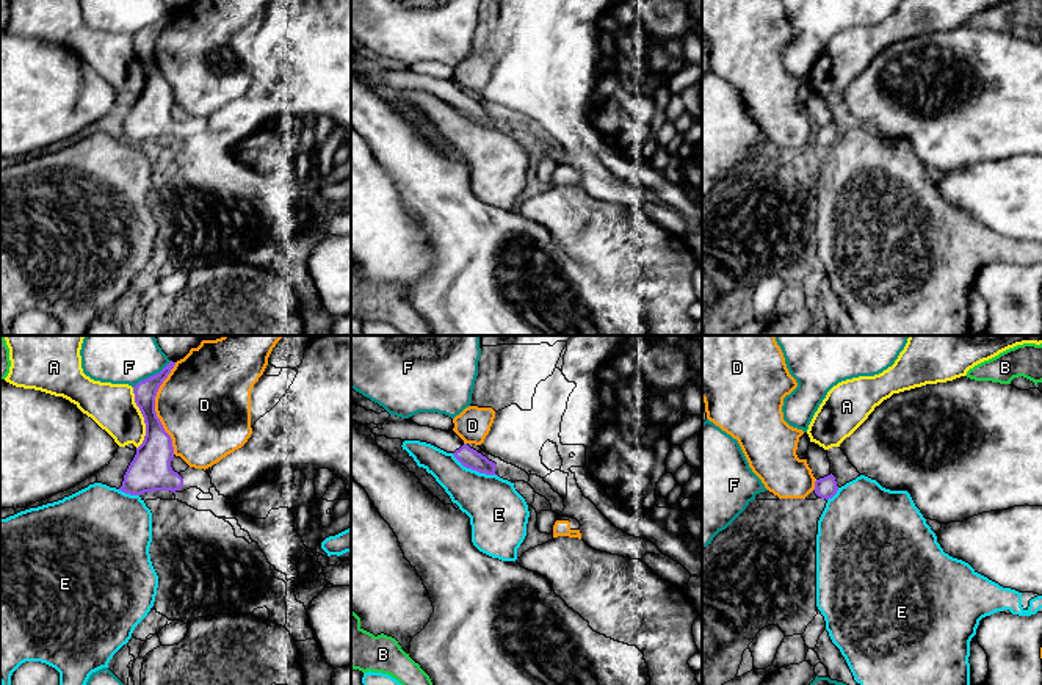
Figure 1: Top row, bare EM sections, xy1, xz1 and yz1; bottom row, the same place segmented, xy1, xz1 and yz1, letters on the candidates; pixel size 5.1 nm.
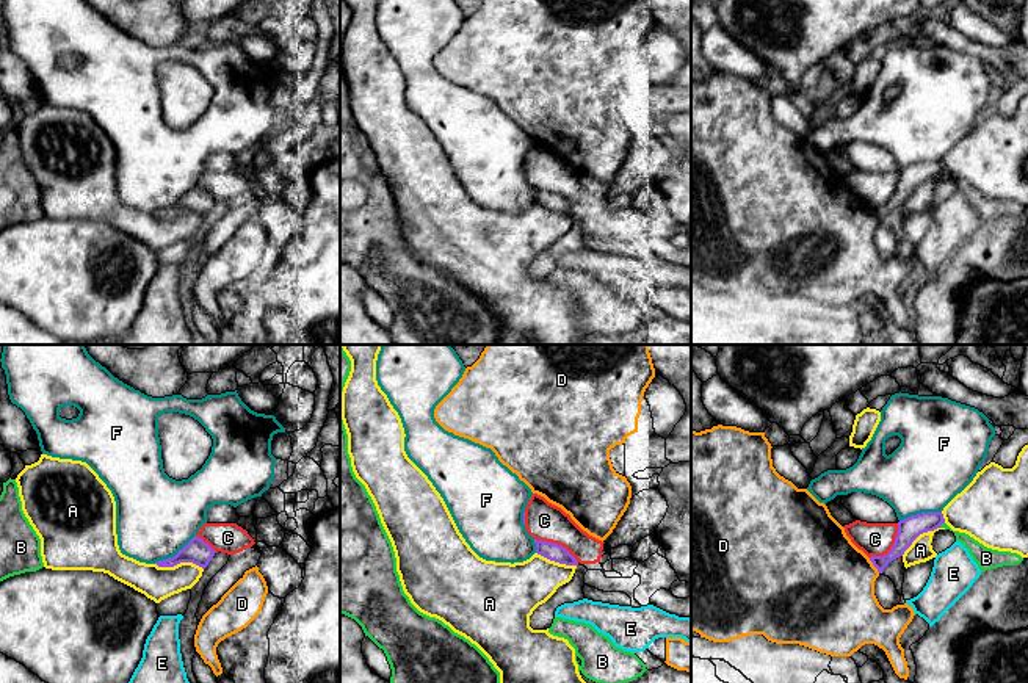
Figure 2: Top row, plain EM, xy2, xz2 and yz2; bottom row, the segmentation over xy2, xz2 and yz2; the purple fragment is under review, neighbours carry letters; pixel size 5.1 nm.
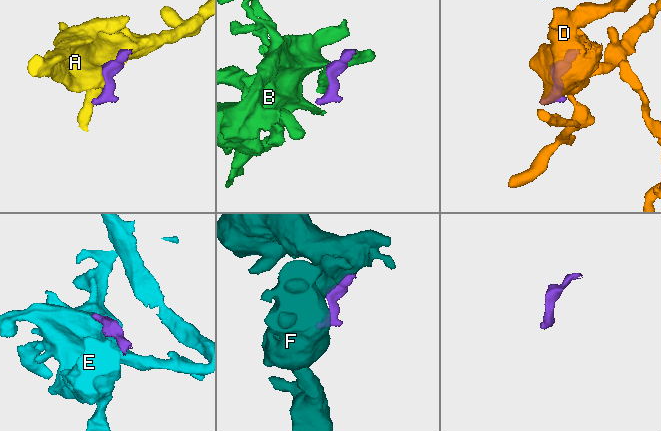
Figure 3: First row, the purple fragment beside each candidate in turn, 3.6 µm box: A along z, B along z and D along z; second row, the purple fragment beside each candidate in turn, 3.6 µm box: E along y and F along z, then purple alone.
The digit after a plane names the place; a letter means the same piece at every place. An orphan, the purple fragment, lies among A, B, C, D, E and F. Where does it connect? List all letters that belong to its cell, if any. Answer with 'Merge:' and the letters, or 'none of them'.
Merge: B

